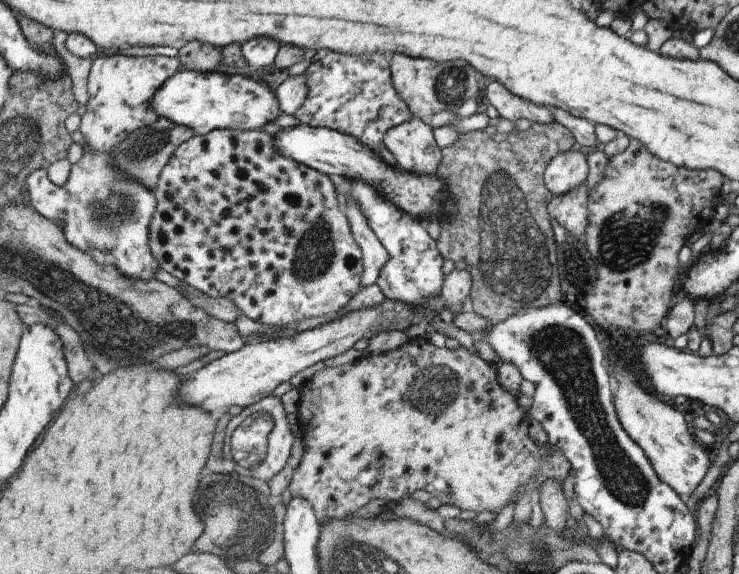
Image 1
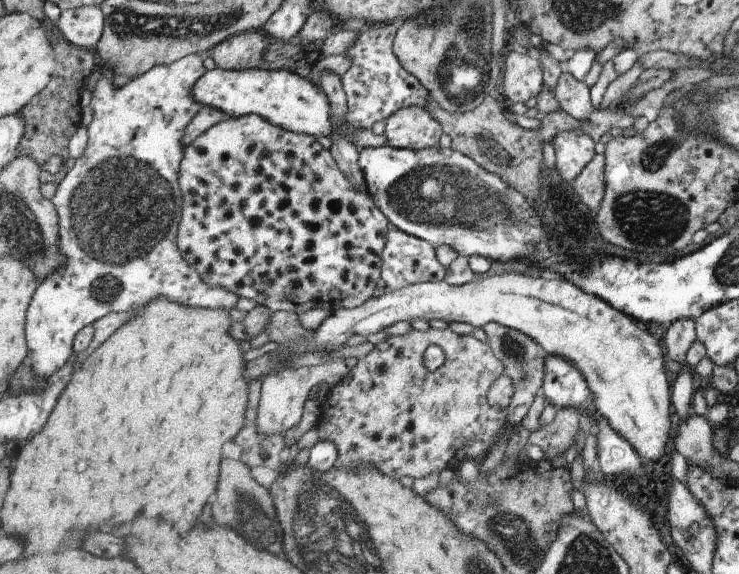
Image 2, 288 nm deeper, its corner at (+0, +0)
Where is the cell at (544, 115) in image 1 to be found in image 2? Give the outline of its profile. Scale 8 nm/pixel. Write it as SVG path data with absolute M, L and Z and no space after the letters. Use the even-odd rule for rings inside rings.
M511 52L505 56L503 66L503 96L507 96L513 102L529 104L529 98L539 94L541 90L541 70L537 58Z

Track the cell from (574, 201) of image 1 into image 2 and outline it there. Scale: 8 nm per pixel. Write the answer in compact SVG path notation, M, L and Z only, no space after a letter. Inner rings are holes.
M595 154L593 160L587 162L583 172L573 180L573 190L579 196L579 200L589 210L599 210L599 204L605 196L605 154Z

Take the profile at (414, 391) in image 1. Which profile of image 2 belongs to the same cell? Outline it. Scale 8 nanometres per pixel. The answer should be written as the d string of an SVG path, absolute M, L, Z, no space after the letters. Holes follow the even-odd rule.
M411 330L405 336L391 336L379 342L373 352L359 360L351 374L335 388L331 388L329 400L323 402L325 418L319 426L319 442L331 440L339 448L337 468L349 466L373 466L393 478L413 476L415 480L443 472L445 468L457 470L467 458L483 462L493 448L499 448L501 432L507 428L507 408L497 408L489 402L489 390L501 380L507 368L495 354L491 344L481 342L475 336L461 336L455 330ZM429 346L441 346L445 352L445 364L429 372L423 354Z

